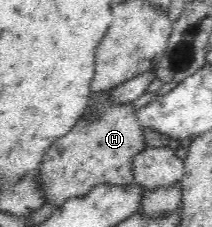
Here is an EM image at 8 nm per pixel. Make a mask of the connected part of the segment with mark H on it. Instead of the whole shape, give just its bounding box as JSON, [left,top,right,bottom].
[37,91,146,210]

